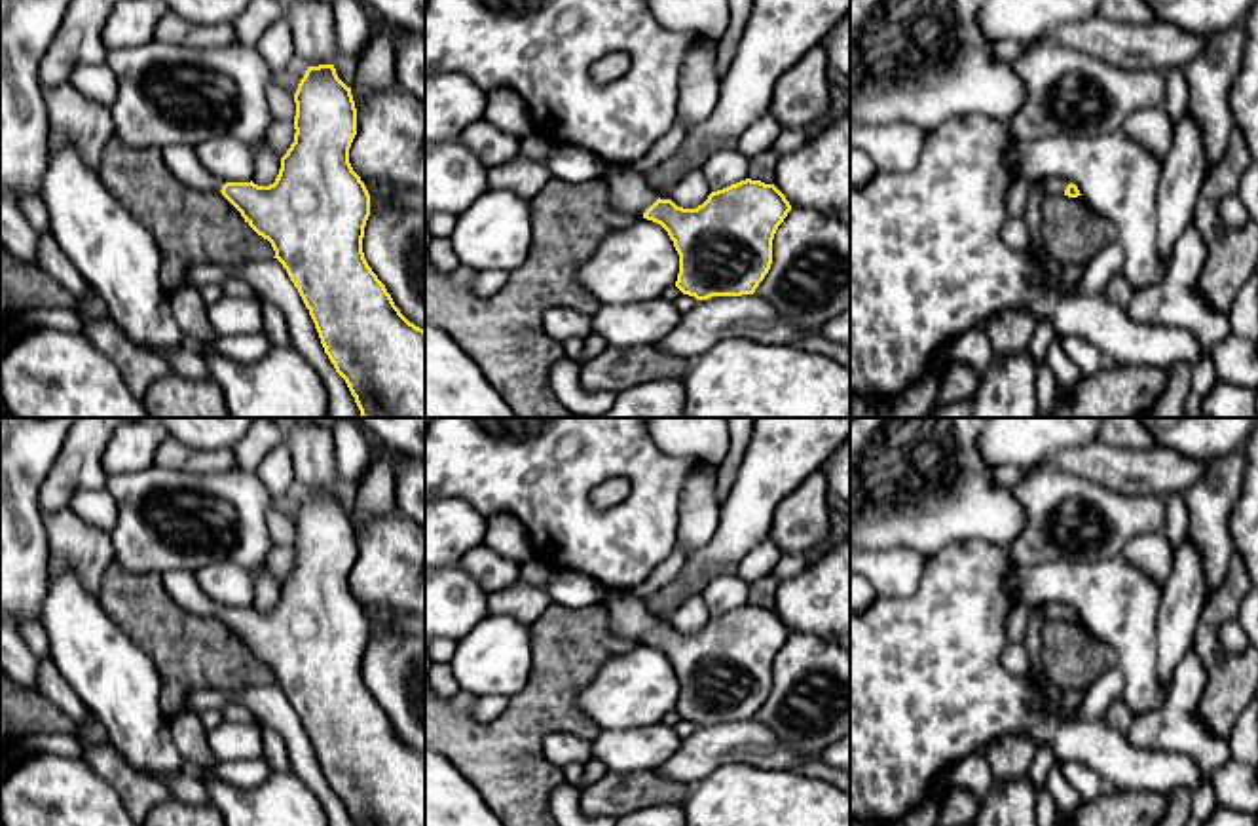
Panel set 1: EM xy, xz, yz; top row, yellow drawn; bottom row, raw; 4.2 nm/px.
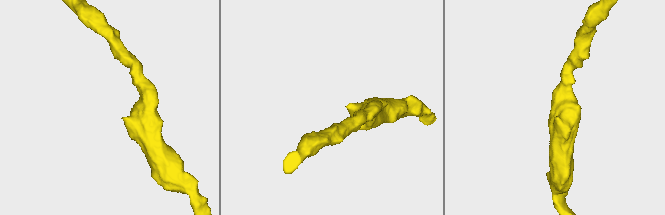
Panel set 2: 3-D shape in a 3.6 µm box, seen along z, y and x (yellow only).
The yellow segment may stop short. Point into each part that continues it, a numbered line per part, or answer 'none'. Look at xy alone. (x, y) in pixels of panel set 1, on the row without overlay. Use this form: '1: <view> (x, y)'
1: xy (181, 585)

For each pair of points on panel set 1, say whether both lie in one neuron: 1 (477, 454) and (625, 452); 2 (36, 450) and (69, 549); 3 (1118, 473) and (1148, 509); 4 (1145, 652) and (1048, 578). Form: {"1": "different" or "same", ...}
{"1": "same", "2": "different", "3": "different", "4": "same"}

